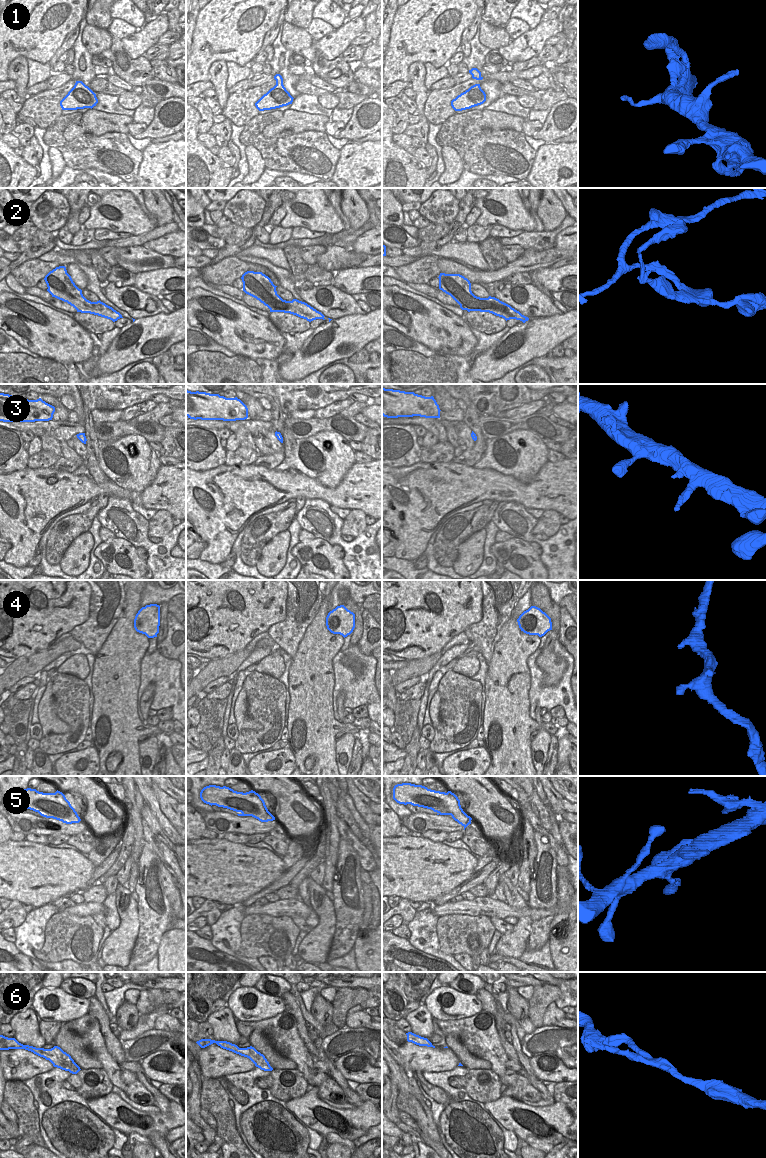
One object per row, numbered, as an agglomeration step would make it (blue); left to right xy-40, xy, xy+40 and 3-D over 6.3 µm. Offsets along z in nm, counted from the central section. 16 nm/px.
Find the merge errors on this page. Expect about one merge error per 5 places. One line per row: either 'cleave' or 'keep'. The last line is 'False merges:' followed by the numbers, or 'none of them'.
1: keep
2: cleave
3: keep
4: cleave
5: keep
6: keep
False merges: 2, 4

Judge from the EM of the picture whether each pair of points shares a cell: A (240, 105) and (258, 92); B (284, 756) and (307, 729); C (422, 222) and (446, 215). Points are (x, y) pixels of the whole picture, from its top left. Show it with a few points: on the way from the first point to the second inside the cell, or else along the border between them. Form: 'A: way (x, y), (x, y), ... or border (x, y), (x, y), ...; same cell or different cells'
A: way (244, 101), (254, 94); same cell
B: border (287, 746), (293, 754), (295, 765); different cells
C: border (420, 214), (431, 222); different cells

